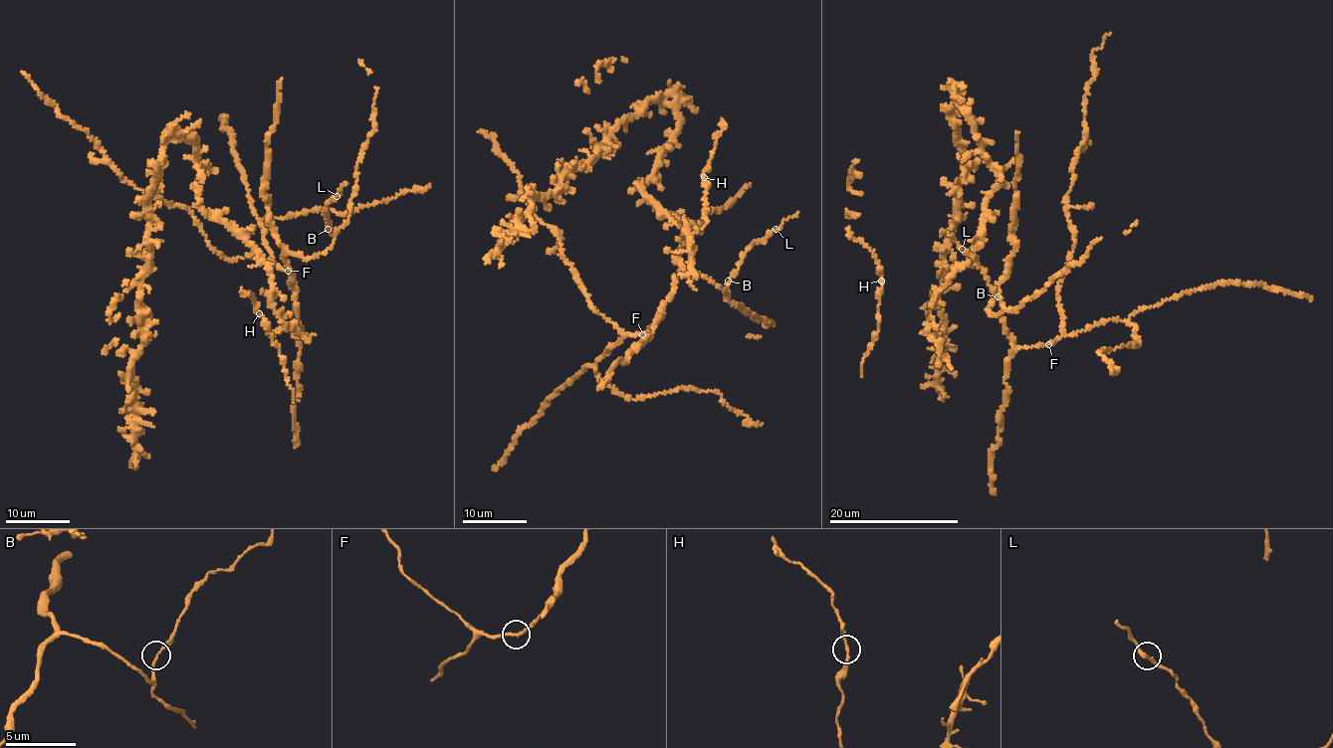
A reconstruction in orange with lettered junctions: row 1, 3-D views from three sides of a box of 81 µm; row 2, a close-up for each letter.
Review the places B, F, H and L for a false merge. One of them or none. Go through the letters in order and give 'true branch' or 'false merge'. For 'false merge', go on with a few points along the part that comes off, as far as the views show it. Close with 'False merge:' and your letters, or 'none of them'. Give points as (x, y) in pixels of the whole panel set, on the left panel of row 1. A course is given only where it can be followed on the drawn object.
B: true branch
F: true branch
H: true branch
L: true branch
False merge: none of them

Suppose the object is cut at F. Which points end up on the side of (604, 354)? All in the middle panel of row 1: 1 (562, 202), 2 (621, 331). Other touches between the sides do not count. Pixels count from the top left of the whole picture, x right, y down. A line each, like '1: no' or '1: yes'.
1: no
2: yes

